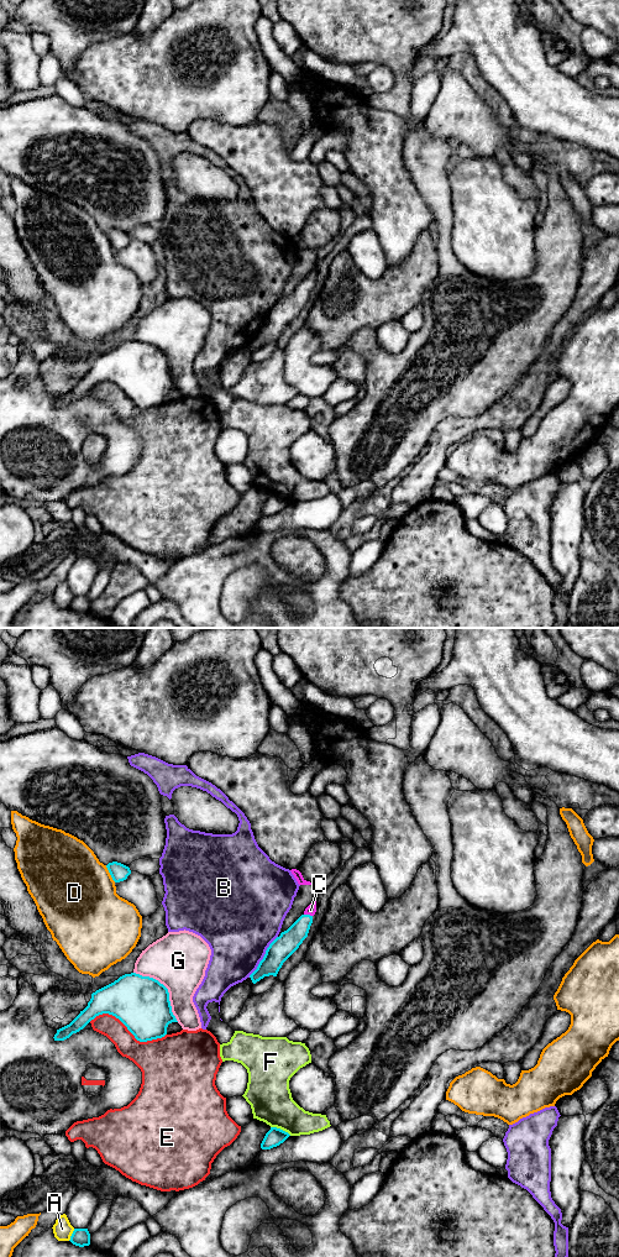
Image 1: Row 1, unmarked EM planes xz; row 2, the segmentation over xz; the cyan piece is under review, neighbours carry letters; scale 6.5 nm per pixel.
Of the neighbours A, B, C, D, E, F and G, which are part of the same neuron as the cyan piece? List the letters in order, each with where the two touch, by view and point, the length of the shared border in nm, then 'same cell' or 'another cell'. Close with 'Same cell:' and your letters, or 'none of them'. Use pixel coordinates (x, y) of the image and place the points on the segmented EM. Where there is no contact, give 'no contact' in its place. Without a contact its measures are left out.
A: meets cyan in xz at (72, 1235); contact 90 nm long; another cell
B: meets cyan in xz at (263, 957); contact 320 nm long; another cell
C: meets cyan in xz at (308, 915); contact 60 nm long; same cell
D: meets cyan in xz at (110, 874); contact 130 nm long; another cell
E: meets cyan in xz at (127, 1028); contact 500 nm long; another cell
F: meets cyan in xz at (279, 1129); contact 150 nm long; another cell
G: meets cyan in xz at (167, 989); contact 440 nm long; another cell
Same cell: C

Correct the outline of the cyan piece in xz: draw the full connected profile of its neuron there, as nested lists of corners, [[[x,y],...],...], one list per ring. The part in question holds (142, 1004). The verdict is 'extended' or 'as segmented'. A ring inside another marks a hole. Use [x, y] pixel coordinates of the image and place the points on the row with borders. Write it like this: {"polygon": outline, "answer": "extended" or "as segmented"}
{"polygon": [[[131,973],[93,992],[88,1006],[69,1025],[57,1030],[54,1041],[69,1038],[103,1014],[119,1018],[140,1042],[164,1037],[168,1025],[178,1022],[168,989],[153,978]]], "answer": "as segmented"}

